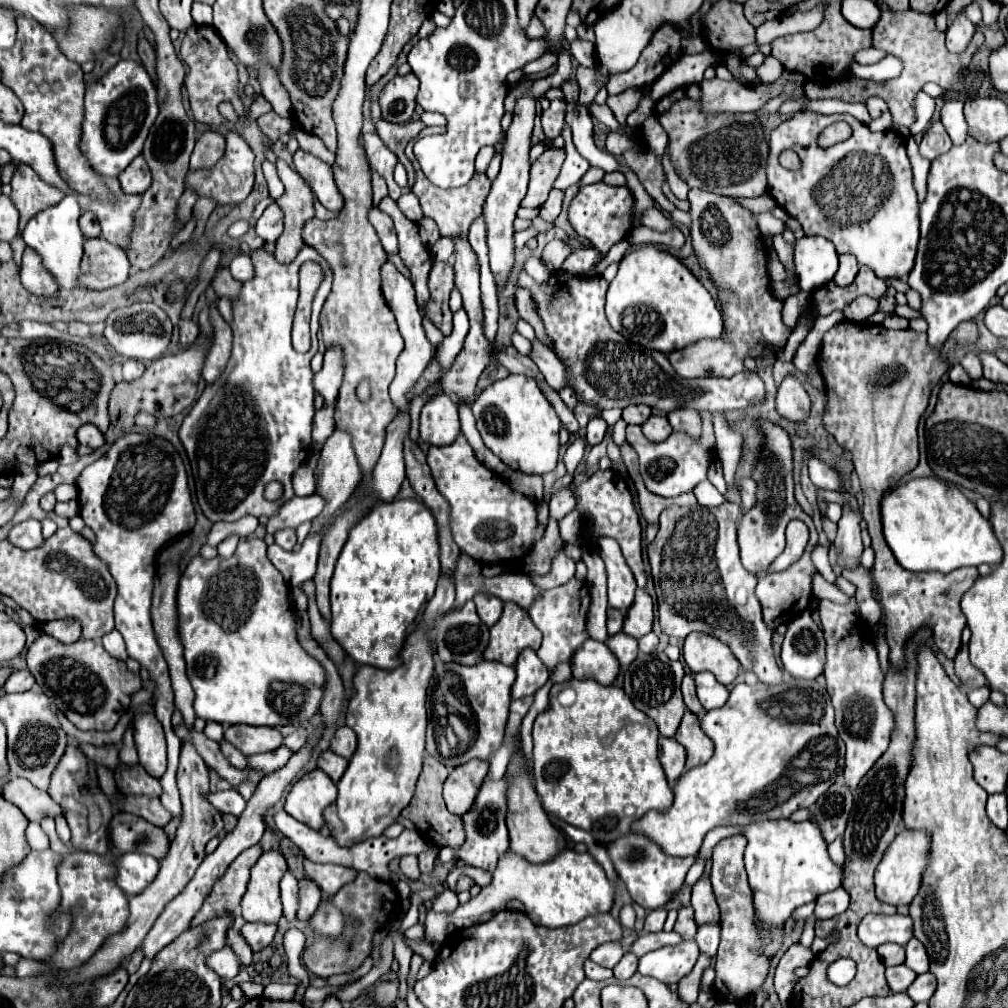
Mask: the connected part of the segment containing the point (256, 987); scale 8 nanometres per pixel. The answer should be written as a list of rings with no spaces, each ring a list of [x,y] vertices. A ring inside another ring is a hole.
[[[253,981],[242,982],[239,984],[240,988],[244,992],[244,995],[248,999],[255,997],[261,997],[263,994],[264,987],[260,984],[257,984]]]

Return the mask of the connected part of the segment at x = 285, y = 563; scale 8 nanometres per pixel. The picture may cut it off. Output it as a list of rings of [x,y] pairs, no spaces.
[[[347,505],[339,507],[331,519],[327,519],[327,523],[321,527],[319,533],[315,535],[309,535],[299,553],[293,553],[293,551],[285,551],[281,549],[279,545],[269,545],[267,549],[267,557],[269,561],[275,565],[275,568],[287,579],[289,585],[299,585],[307,579],[313,579],[315,571],[317,571],[317,557],[319,557],[319,549],[321,549],[321,539],[323,535],[333,527],[333,523],[337,521],[339,515],[343,515],[347,511]]]

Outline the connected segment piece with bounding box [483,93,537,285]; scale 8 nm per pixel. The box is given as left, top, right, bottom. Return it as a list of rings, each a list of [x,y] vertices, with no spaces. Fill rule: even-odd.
[[[525,93],[517,99],[515,103],[515,113],[513,113],[513,123],[507,129],[507,141],[503,147],[503,161],[501,161],[501,171],[497,179],[491,185],[491,193],[483,205],[483,215],[487,223],[487,245],[489,245],[489,265],[495,275],[495,283],[503,285],[509,277],[511,265],[513,265],[513,219],[515,213],[527,193],[527,181],[529,181],[529,147],[531,147],[531,131],[533,131],[533,121],[535,121],[535,103],[537,97],[531,93]]]

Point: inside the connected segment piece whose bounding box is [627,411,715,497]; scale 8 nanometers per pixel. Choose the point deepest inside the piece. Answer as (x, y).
(674, 466)

